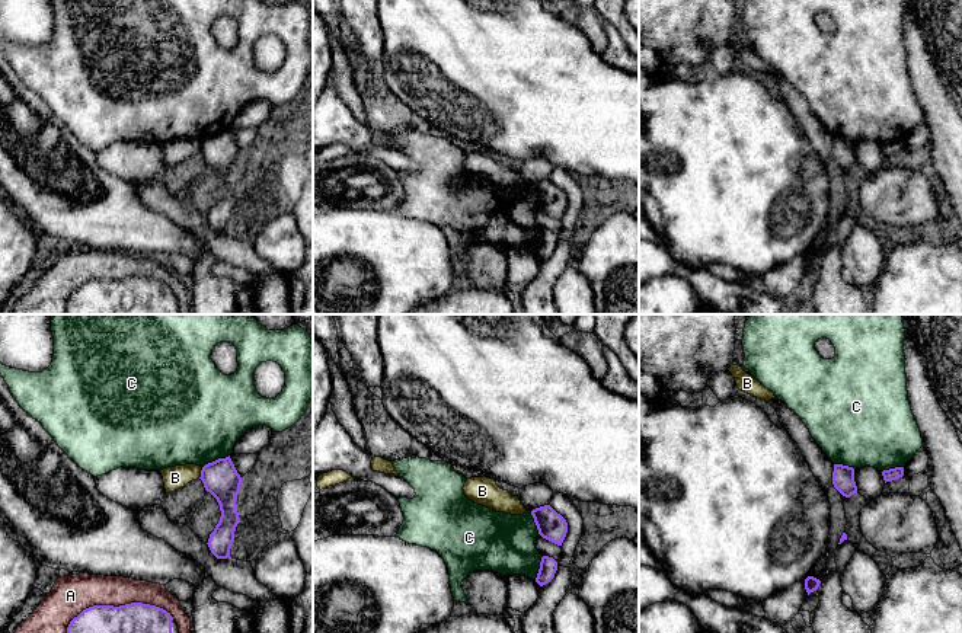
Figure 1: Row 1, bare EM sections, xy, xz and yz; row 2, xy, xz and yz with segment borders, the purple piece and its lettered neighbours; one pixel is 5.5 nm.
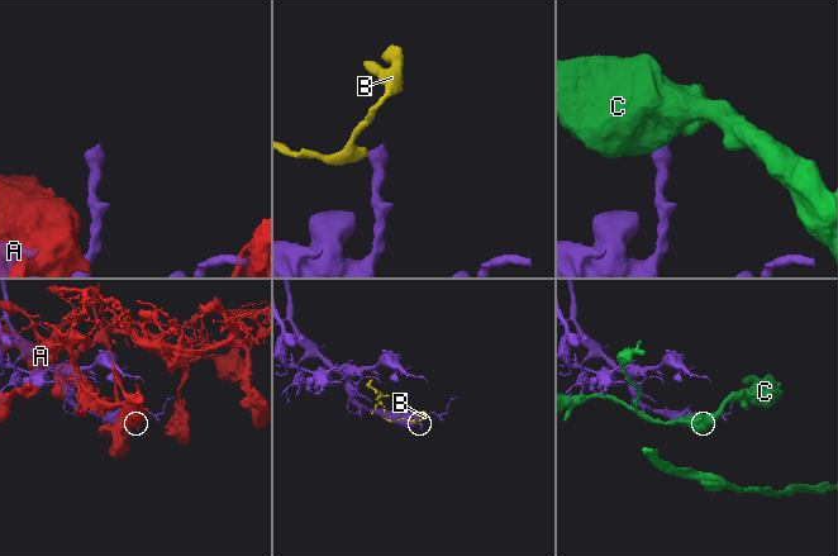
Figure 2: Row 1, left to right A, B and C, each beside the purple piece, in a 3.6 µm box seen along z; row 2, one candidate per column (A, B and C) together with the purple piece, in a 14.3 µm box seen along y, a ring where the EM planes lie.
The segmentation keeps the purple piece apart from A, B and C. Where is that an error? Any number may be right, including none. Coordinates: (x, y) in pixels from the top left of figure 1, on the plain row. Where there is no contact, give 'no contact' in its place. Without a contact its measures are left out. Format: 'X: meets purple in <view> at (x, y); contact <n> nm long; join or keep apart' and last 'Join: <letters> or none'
A: meets purple in xy at (112, 280); contact 600 nm long; keep apart
B: meets purple in xy at (201, 147); contact 70 nm long; keep apart
C: meets purple in xy at (216, 134); contact 170 nm long; keep apart
Join: none

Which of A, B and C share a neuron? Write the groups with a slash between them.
A / B / C

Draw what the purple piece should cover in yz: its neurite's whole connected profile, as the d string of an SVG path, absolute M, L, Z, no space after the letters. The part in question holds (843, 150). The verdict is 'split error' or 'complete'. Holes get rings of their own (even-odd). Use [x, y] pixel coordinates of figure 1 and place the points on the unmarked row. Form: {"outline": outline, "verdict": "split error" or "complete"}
{"outline": "M834 138L832 159L846 172L857 167L854 143L843 138Z", "verdict": "complete"}

